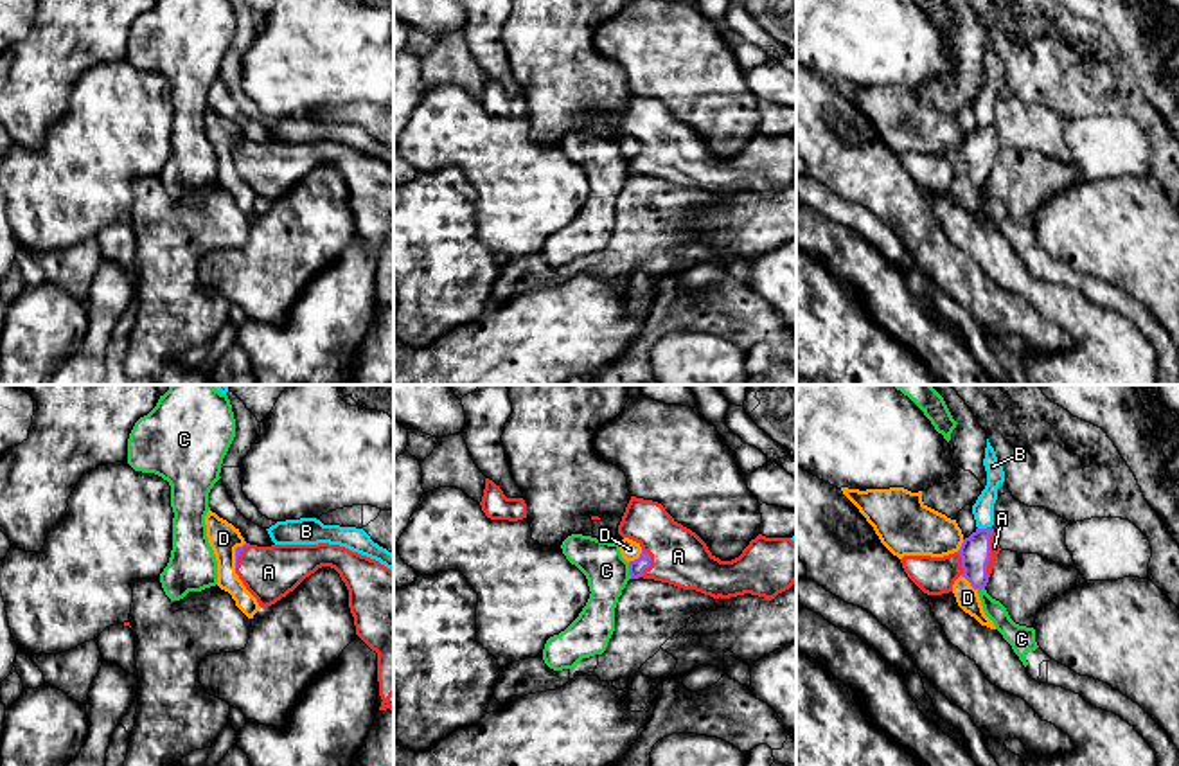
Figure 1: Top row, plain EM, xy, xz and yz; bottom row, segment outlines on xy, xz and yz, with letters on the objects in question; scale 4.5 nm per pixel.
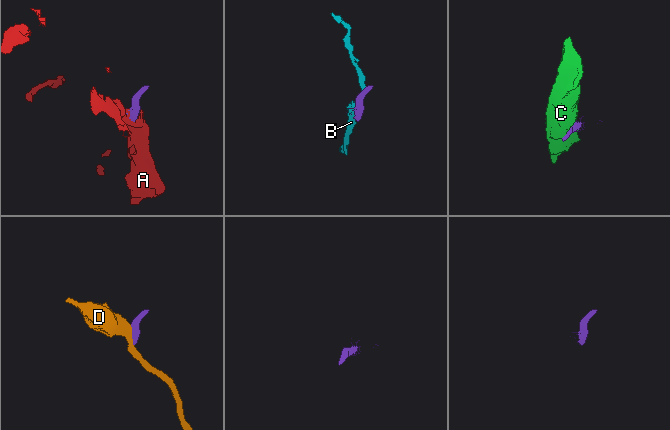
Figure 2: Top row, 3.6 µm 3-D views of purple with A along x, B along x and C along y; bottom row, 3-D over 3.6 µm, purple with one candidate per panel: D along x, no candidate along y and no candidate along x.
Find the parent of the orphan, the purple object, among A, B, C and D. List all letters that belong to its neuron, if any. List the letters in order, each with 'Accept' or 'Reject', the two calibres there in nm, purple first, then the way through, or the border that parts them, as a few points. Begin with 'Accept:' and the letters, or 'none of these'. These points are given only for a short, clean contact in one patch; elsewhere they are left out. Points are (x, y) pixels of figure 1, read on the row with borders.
Accept: A
A: Accept. Thickness 140 nm (purple) against 50 nm
B: Reject. Thickness 140 nm (purple) against 100 nm
C: Reject. Thickness 70 nm (purple) against 190 nm
D: Reject. Thickness 140 nm (purple) against 100 nm. Boundary: yz (960, 576), (976, 590)

